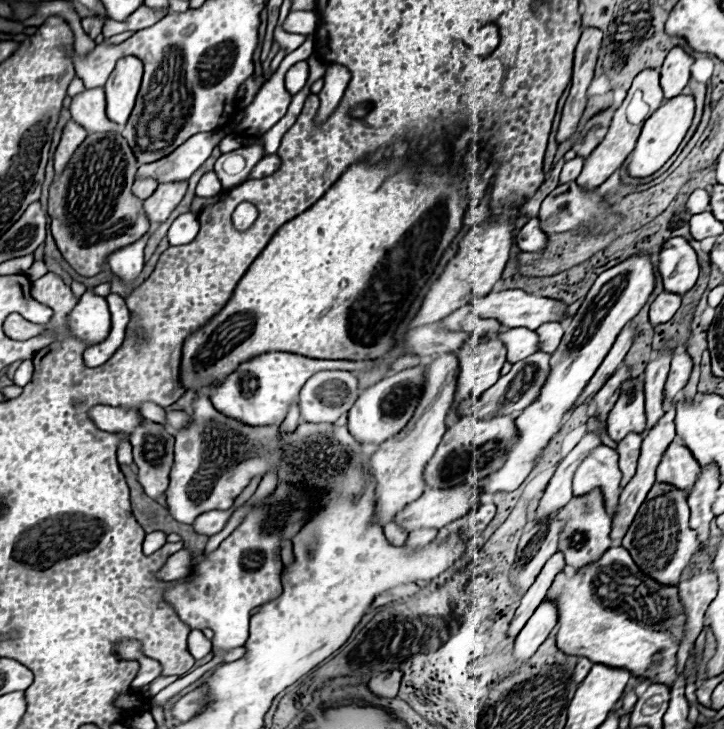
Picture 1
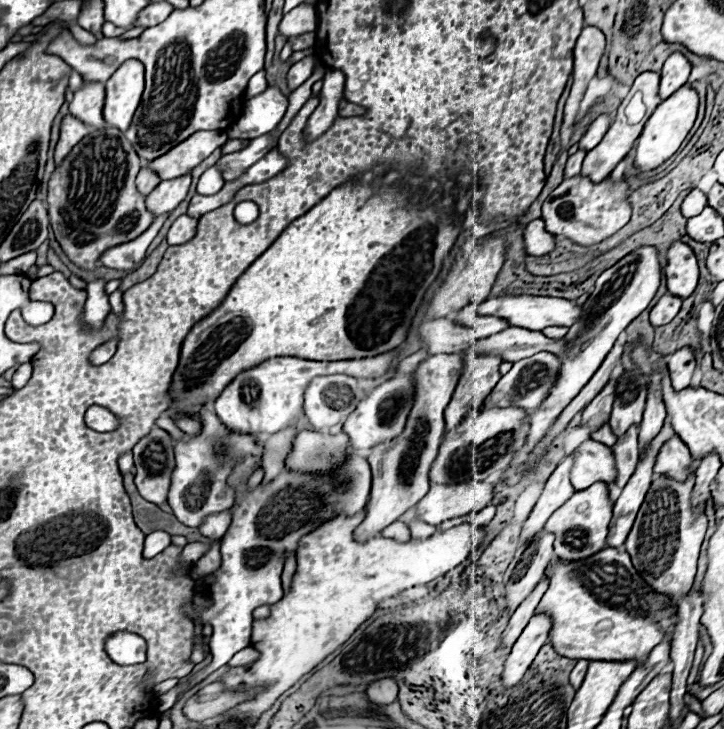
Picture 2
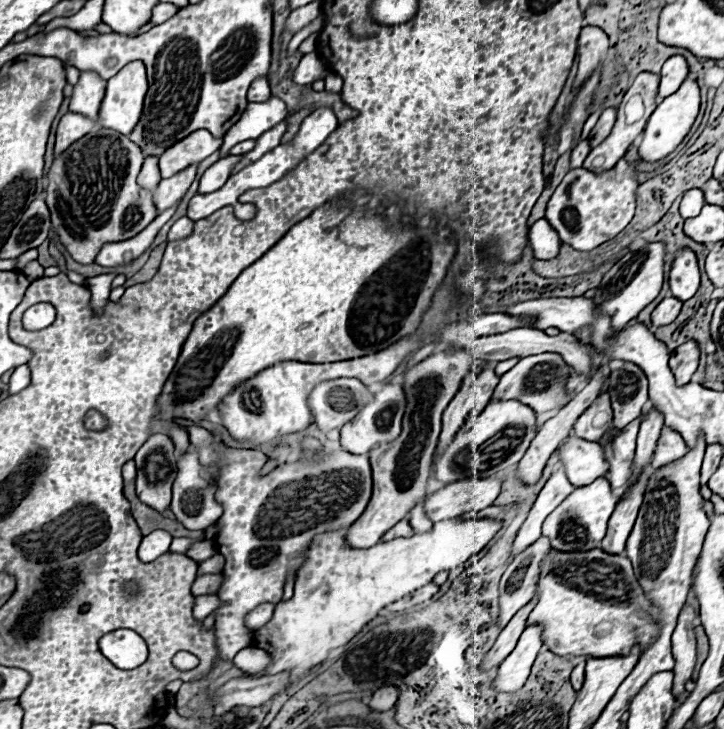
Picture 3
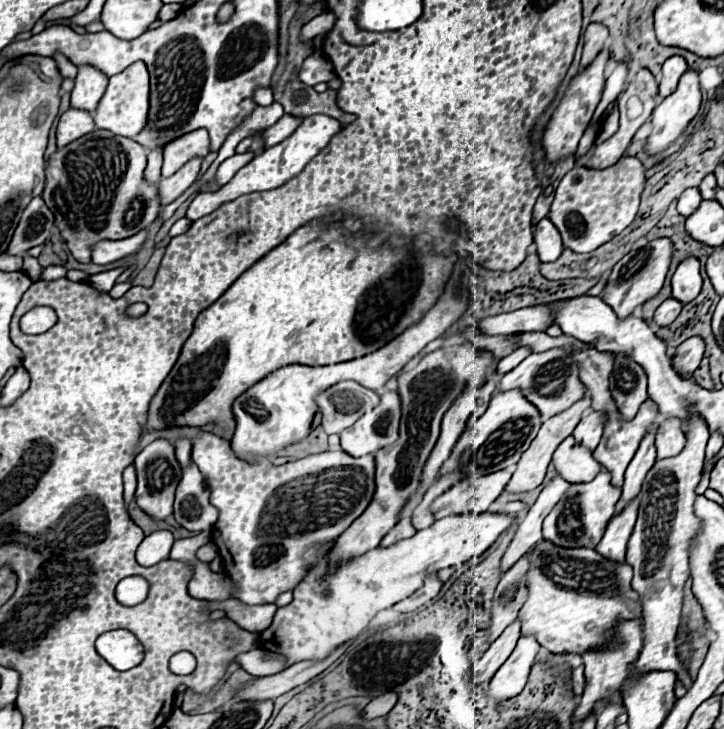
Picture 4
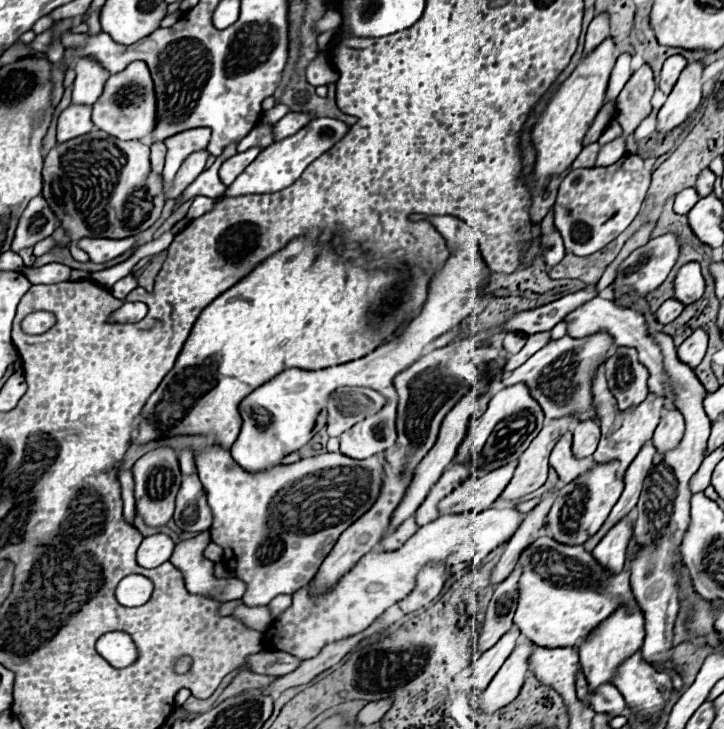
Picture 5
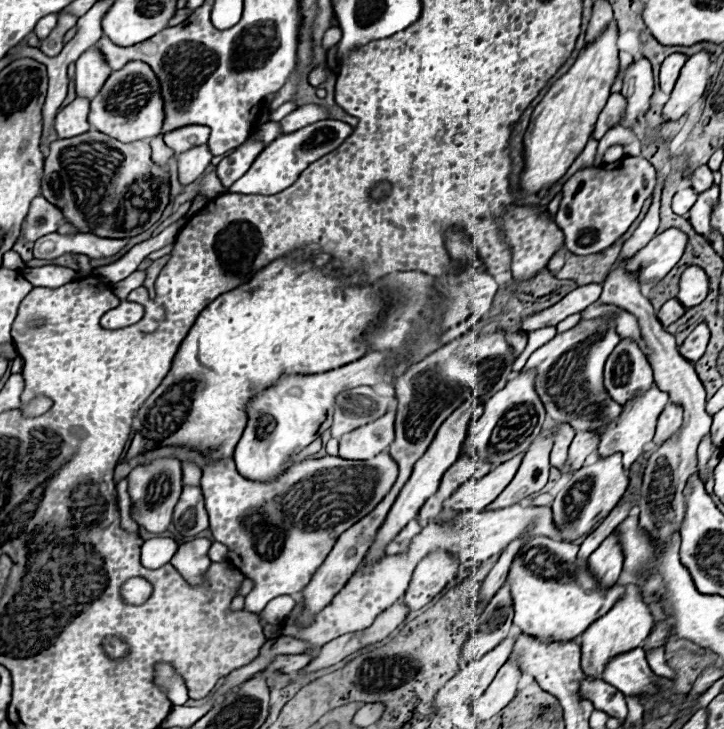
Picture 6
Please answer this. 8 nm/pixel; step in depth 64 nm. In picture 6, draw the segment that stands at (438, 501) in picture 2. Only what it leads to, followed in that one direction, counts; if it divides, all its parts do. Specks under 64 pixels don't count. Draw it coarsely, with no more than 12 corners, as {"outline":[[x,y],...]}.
{"outline":[[524,454],[466,482],[444,508],[484,510],[510,484]]}

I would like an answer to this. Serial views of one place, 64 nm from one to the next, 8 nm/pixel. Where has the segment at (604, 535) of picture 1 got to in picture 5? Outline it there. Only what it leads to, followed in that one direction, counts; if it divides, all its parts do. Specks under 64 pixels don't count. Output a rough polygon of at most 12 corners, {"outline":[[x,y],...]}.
{"outline":[[616,460],[558,492],[546,526],[562,544],[598,532],[624,490]]}

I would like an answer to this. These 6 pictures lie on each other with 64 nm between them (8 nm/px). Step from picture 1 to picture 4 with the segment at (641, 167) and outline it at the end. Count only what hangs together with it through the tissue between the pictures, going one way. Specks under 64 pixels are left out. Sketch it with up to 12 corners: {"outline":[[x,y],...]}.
{"outline":[[698,70],[654,110],[646,150],[668,148],[700,110]]}

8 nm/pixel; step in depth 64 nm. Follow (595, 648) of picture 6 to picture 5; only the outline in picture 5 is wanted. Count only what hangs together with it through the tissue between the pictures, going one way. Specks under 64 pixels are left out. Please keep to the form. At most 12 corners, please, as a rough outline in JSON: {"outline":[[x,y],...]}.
{"outline":[[612,612],[584,638],[590,692],[610,682],[620,660],[642,648],[644,614]]}

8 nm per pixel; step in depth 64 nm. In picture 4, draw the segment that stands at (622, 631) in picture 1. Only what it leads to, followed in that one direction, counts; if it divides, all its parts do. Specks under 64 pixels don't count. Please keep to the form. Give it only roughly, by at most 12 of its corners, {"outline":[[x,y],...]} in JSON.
{"outline":[[532,548],[522,634],[604,646],[642,618],[632,568],[592,548]]}

